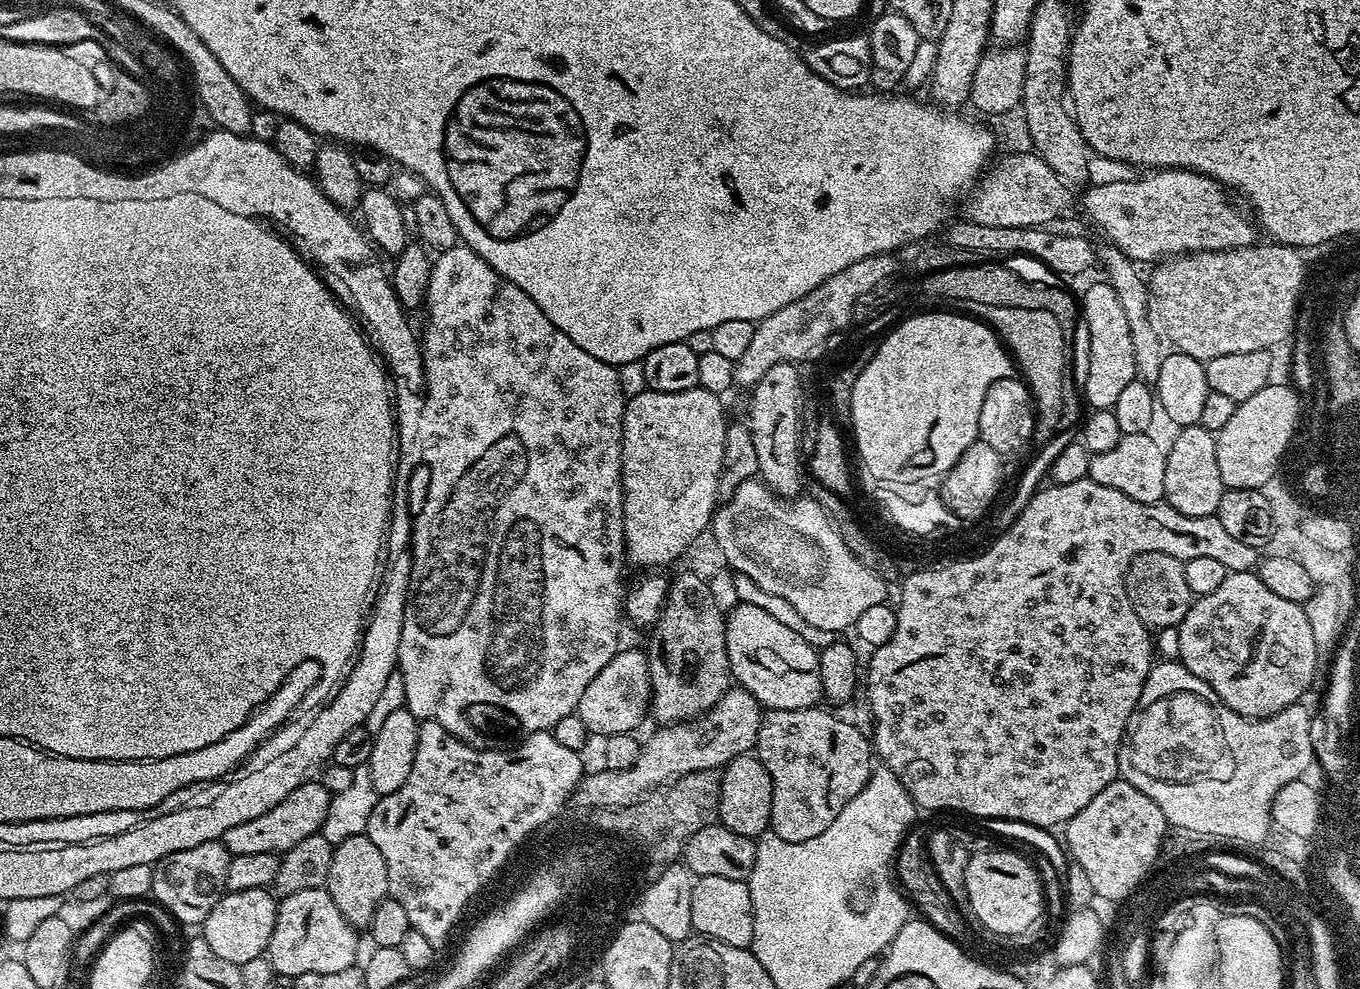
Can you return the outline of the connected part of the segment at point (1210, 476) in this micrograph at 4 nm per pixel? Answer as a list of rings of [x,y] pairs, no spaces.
[[[1191,424],[1175,433],[1176,441],[1167,445],[1164,461],[1166,478],[1164,479],[1164,500],[1174,510],[1191,516],[1214,516],[1218,502],[1226,491],[1222,482],[1222,473],[1218,470],[1218,450],[1216,438],[1199,424]]]

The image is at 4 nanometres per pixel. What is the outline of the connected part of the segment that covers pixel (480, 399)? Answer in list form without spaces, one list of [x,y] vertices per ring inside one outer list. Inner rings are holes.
[[[457,242],[453,248],[439,253],[432,261],[432,273],[428,289],[424,295],[428,321],[424,324],[424,332],[420,336],[420,353],[424,359],[424,405],[420,408],[420,425],[416,428],[416,436],[420,439],[420,456],[428,467],[428,493],[424,496],[424,505],[420,512],[415,513],[412,525],[412,581],[408,587],[408,601],[402,618],[402,642],[398,642],[398,671],[402,674],[402,682],[406,682],[406,698],[404,707],[414,714],[417,720],[433,720],[442,725],[452,736],[460,736],[460,716],[481,716],[492,724],[505,724],[508,728],[521,728],[521,733],[547,732],[562,718],[575,713],[582,694],[586,694],[586,686],[598,678],[598,670],[614,658],[620,644],[620,620],[622,621],[622,601],[626,595],[624,584],[624,568],[626,569],[626,553],[624,550],[624,487],[620,481],[620,443],[622,442],[622,426],[624,425],[624,406],[626,397],[620,385],[619,371],[613,365],[594,358],[594,354],[586,354],[582,346],[574,346],[550,318],[526,294],[526,290],[518,290],[514,282],[502,278],[498,270],[491,268],[474,250],[470,250],[462,242]]]

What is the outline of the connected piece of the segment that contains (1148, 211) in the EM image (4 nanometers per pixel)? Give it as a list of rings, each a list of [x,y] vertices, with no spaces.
[[[1162,168],[1159,170],[1149,171],[1147,174],[1144,174],[1144,177],[1142,177],[1141,180],[1108,180],[1105,184],[1094,184],[1095,183],[1093,183],[1091,187],[1083,193],[1083,195],[1085,194],[1085,214],[1092,219],[1093,226],[1105,236],[1103,239],[1107,241],[1107,243],[1113,244],[1115,248],[1120,248],[1122,250],[1122,254],[1126,254],[1132,260],[1137,262],[1143,262],[1143,260],[1152,260],[1151,262],[1156,262],[1161,258],[1178,256],[1186,252],[1225,252],[1231,248],[1250,248],[1257,243],[1257,225],[1249,219],[1246,212],[1246,217],[1244,217],[1243,210],[1240,209],[1238,205],[1231,204],[1231,202],[1228,201],[1229,193],[1225,191],[1221,185],[1217,184],[1215,180],[1211,180],[1208,176],[1201,175],[1200,172],[1194,172],[1190,168]]]

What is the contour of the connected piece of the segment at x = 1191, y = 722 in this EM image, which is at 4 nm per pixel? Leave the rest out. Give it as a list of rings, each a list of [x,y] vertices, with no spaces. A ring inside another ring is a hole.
[[[1175,659],[1172,660],[1164,660],[1161,664],[1160,661],[1153,663],[1152,669],[1148,671],[1148,677],[1142,686],[1142,694],[1134,706],[1134,714],[1130,714],[1130,722],[1126,722],[1126,730],[1122,734],[1122,742],[1118,750],[1119,779],[1142,790],[1142,794],[1146,794],[1146,798],[1154,801],[1161,817],[1169,825],[1197,832],[1201,838],[1210,838],[1210,820],[1222,820],[1222,826],[1224,826],[1224,822],[1226,822],[1226,826],[1258,826],[1258,834],[1270,834],[1270,829],[1273,827],[1272,812],[1266,812],[1266,810],[1272,810],[1274,794],[1278,794],[1278,790],[1284,784],[1301,779],[1305,775],[1304,771],[1310,766],[1313,767],[1314,764],[1310,744],[1309,710],[1307,712],[1302,706],[1303,703],[1297,702],[1280,712],[1275,712],[1272,716],[1263,718],[1243,716],[1230,710],[1230,706],[1226,706],[1220,701],[1218,694],[1214,694],[1214,690],[1206,682],[1202,682],[1202,678],[1198,678],[1198,674],[1190,674],[1190,670],[1186,670],[1184,664]]]

